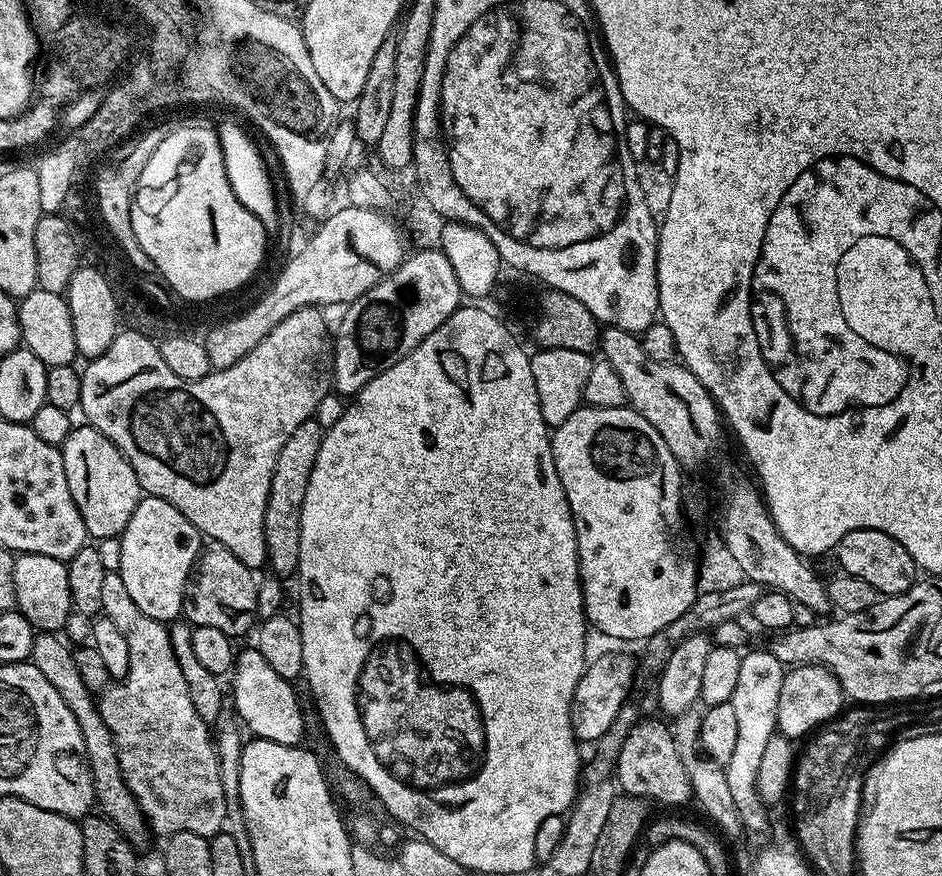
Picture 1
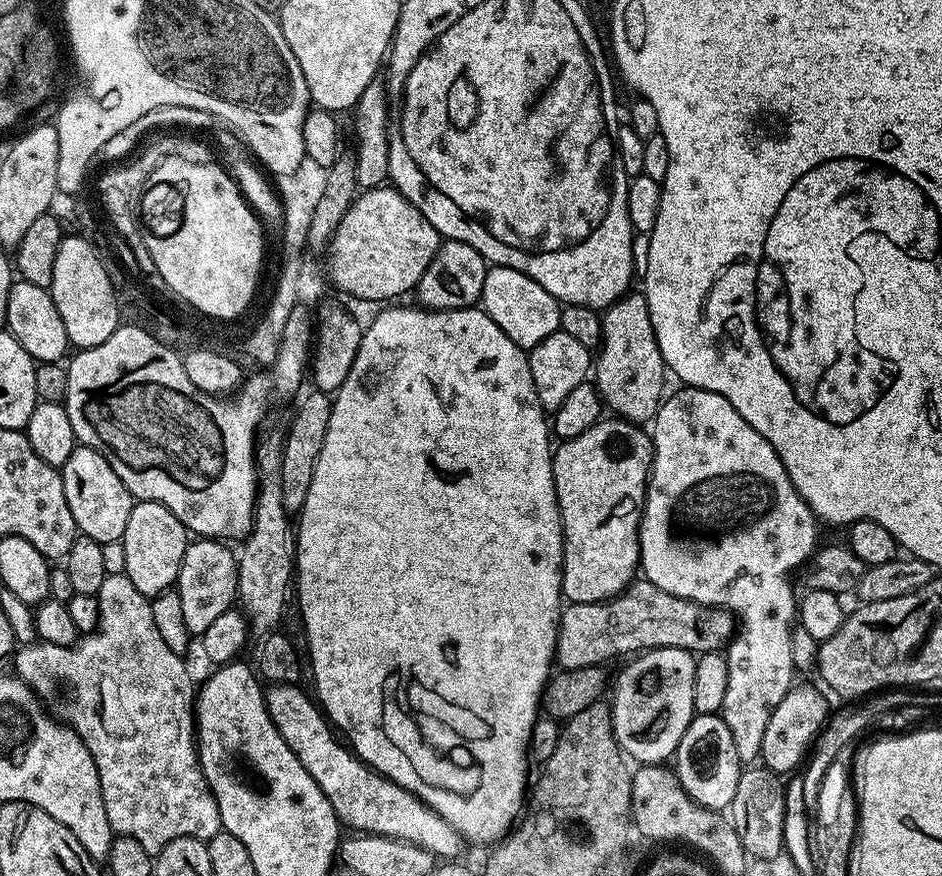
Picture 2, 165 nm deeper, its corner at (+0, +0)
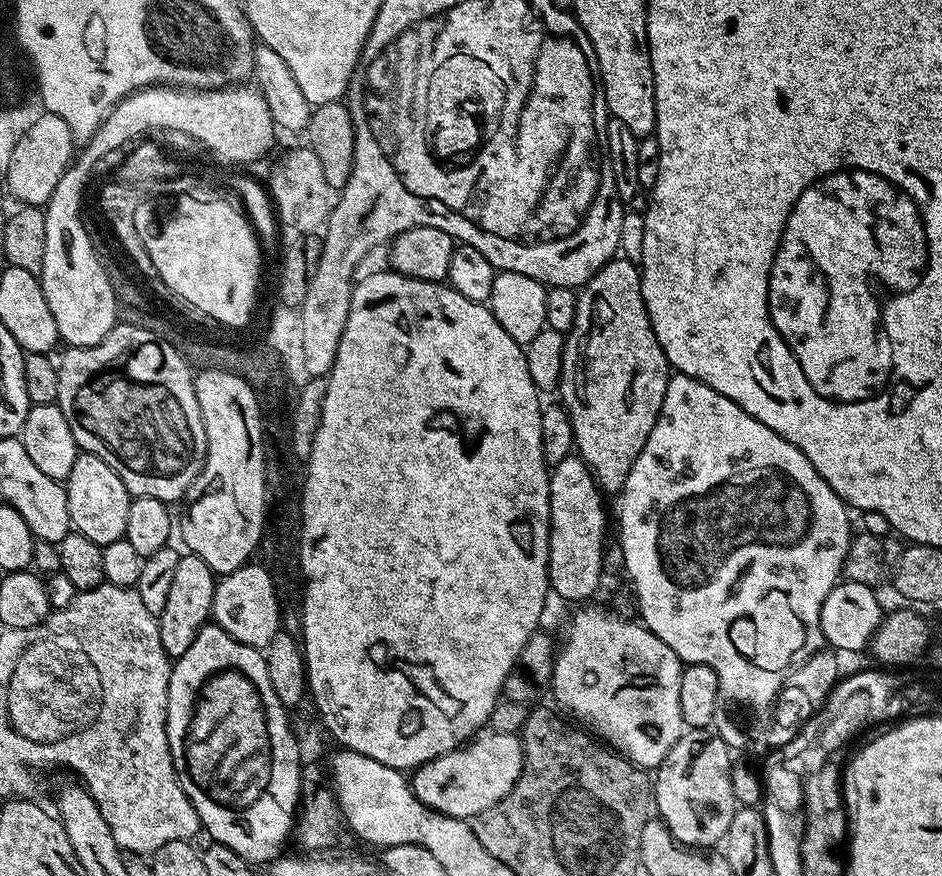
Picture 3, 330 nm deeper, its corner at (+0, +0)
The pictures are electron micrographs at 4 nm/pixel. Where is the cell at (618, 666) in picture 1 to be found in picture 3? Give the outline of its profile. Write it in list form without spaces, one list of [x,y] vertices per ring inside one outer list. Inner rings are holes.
[[[484,732],[467,744],[413,771],[410,783],[425,807],[446,817],[471,820],[500,802],[524,769],[524,745],[518,734]]]

